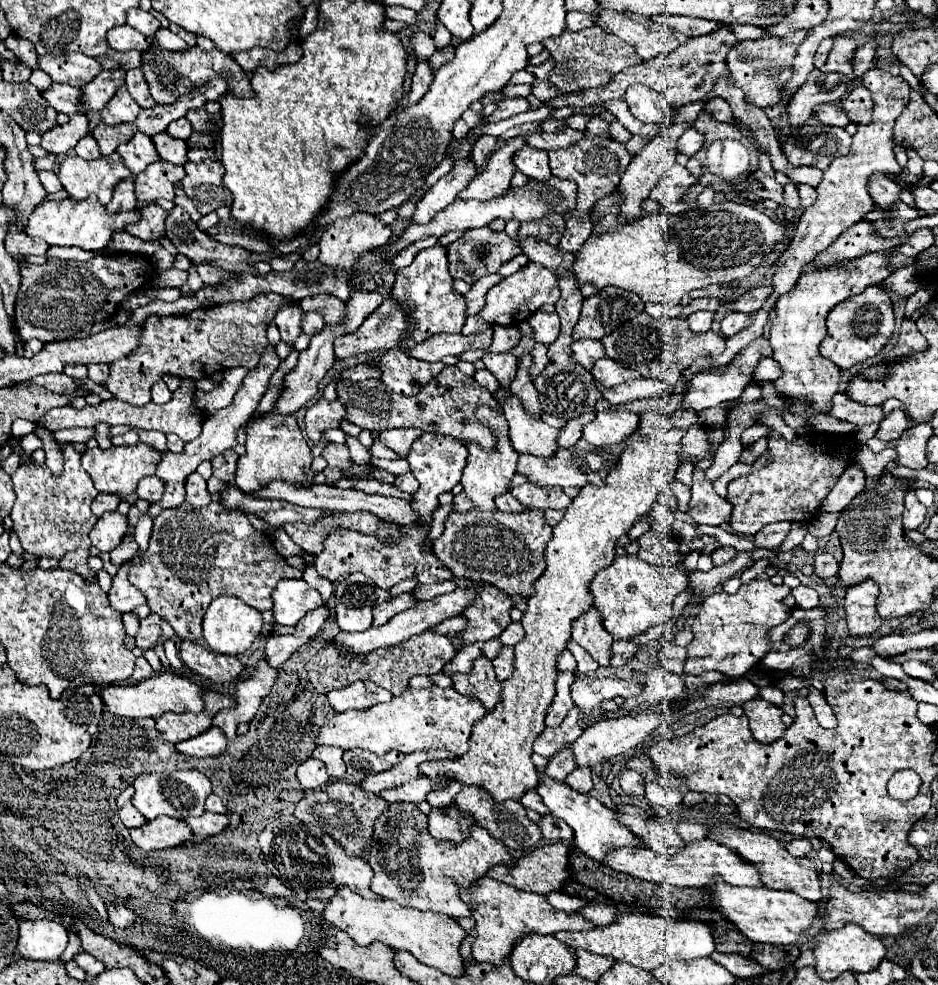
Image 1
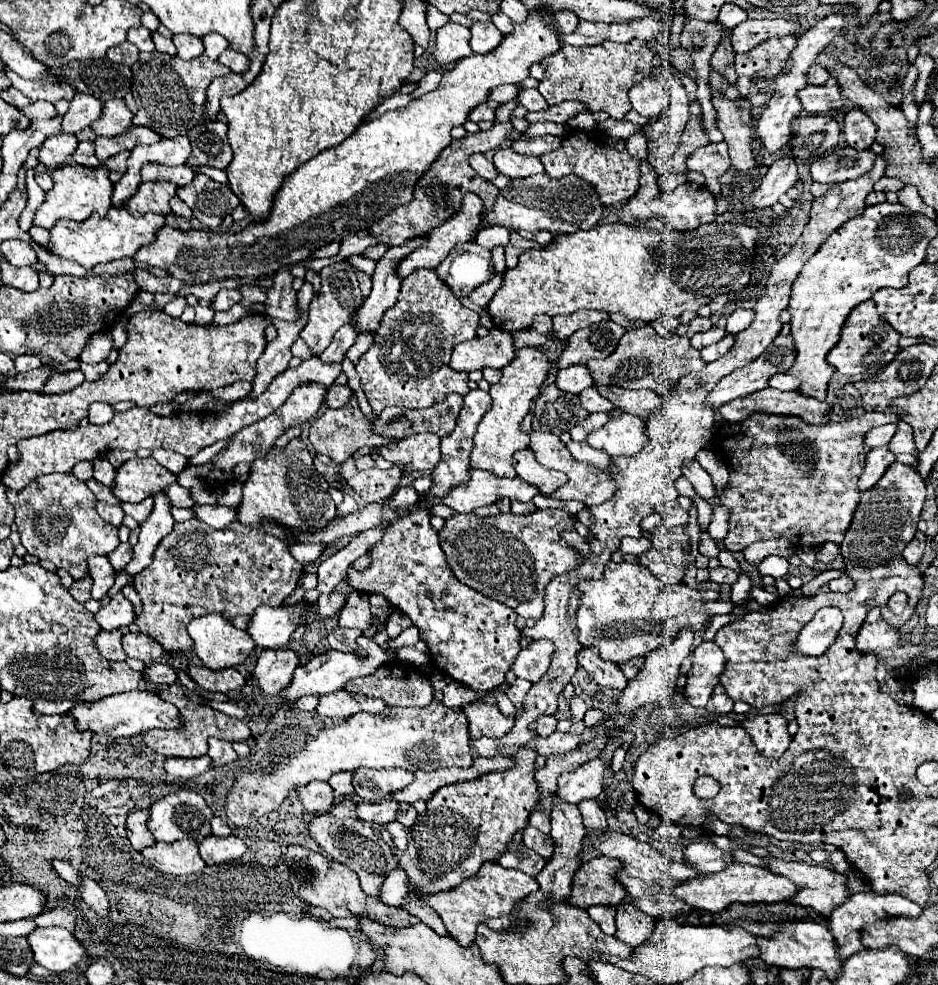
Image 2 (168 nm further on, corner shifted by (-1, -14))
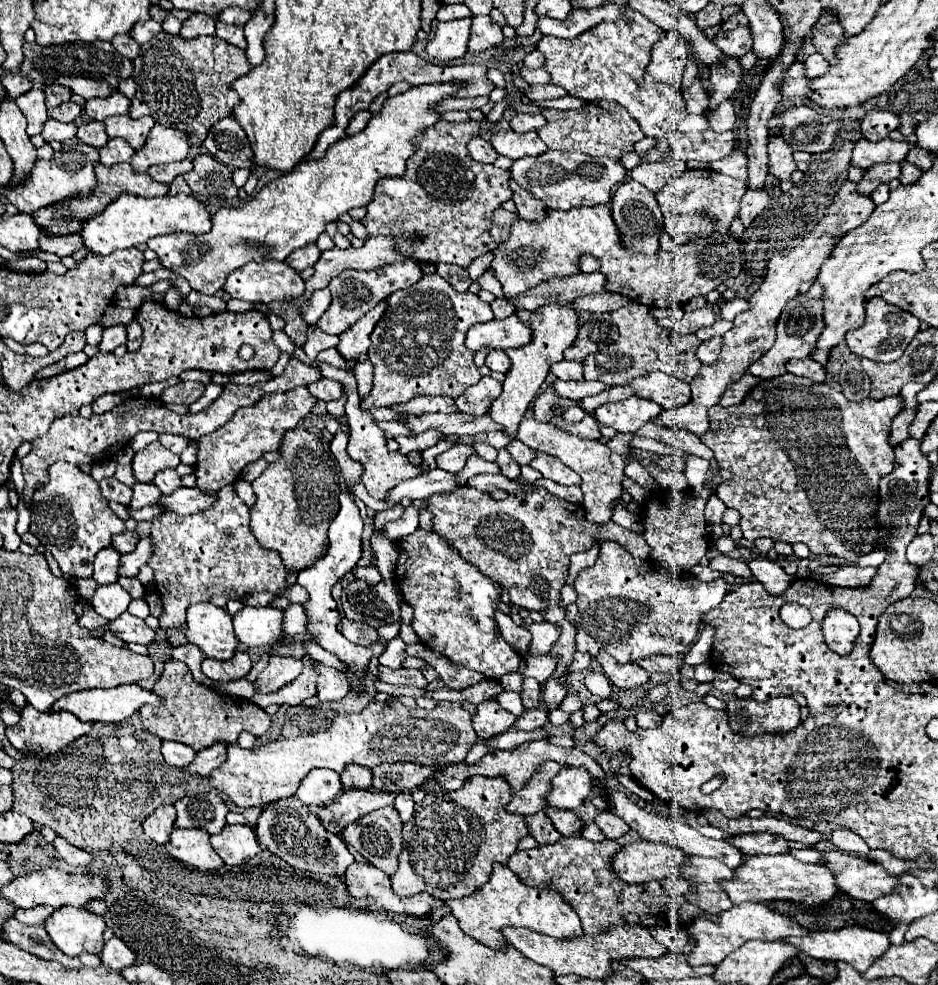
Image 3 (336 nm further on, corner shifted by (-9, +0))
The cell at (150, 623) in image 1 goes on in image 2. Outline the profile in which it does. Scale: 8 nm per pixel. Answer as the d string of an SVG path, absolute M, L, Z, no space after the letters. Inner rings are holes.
M134 632L124 634L122 636L122 648L124 648L126 656L138 658L144 664L158 662L164 656L164 648L146 634L134 634Z

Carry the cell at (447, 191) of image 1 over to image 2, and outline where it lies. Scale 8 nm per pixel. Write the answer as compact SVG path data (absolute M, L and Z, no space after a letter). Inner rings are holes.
M412 238L410 242L406 242L398 248L388 248L386 254L376 262L376 270L372 276L372 280L374 280L372 292L356 314L358 334L374 332L380 326L384 312L396 304L400 286L402 286L402 280L396 274L396 266L404 256L408 256L412 250L416 250L422 244L422 240L424 238Z

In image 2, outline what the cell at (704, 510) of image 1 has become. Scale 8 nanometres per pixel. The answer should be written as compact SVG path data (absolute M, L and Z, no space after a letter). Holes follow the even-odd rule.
M690 460L690 462L686 464L686 470L682 470L682 474L692 482L692 486L694 486L694 490L696 490L696 494L698 494L700 498L708 500L708 498L714 498L714 496L716 496L716 494L714 494L712 478L710 478L710 474L698 464L698 460Z

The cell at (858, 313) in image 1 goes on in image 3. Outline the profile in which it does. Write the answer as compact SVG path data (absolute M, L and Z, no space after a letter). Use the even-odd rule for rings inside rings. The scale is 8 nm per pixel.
M880 296L870 298L866 302L866 316L864 324L856 330L846 332L846 344L848 348L858 354L860 358L870 358L876 362L894 362L902 356L914 334L920 330L920 320L912 316L910 312L904 312L902 308L896 308L888 302L884 302Z

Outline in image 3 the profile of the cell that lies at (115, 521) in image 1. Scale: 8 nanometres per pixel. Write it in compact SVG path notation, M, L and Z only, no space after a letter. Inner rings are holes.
M112 546L98 552L98 556L94 560L92 578L98 584L114 584L118 580L118 562L120 562L120 552L114 550Z

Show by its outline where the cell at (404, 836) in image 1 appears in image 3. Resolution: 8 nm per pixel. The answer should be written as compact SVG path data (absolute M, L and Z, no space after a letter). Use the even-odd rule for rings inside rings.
M496 862L494 870L490 874L490 880L480 886L472 896L448 900L448 908L452 908L452 914L456 916L460 928L470 938L490 946L490 948L504 948L506 940L500 934L500 928L504 926L524 926L540 934L548 934L554 938L574 938L582 934L582 926L578 920L578 914L574 908L558 894L558 888L532 888L526 886L520 876L514 876L514 872L506 866Z

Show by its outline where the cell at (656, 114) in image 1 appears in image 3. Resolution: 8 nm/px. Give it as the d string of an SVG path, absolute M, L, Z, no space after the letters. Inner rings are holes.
M668 32L662 36L662 40L658 40L658 44L654 44L652 60L646 70L656 82L664 82L674 90L680 90L686 60L686 42L682 40L682 36L674 36L674 32Z

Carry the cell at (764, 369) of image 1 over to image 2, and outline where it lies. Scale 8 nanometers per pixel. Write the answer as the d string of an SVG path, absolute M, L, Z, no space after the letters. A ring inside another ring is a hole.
M774 374L770 378L770 386L778 388L778 390L798 390L800 382L790 374Z

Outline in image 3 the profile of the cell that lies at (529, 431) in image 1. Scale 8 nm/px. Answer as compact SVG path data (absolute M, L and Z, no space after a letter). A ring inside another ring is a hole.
M534 452L534 460L530 462L530 466L534 470L538 470L544 478L554 480L558 484L580 484L580 476L574 474L564 462L560 462L558 458L550 456L550 454L542 454L542 452Z

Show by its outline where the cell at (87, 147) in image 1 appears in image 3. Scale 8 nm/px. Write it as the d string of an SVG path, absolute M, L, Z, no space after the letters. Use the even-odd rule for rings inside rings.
M82 122L78 126L78 138L88 144L88 146L94 146L94 148L102 148L106 146L108 142L108 134L106 134L106 128L104 128L104 122Z

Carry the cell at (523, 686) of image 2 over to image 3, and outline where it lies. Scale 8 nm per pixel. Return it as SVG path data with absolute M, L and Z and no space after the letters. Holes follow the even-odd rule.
M524 678L522 680L522 704L524 708L536 708L538 696L540 696L540 684L534 678Z

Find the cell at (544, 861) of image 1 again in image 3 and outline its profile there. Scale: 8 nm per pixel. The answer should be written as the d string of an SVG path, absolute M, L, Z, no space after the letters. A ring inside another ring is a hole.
M630 842L622 846L612 858L614 874L626 884L644 884L658 878L680 876L686 854L668 844Z

